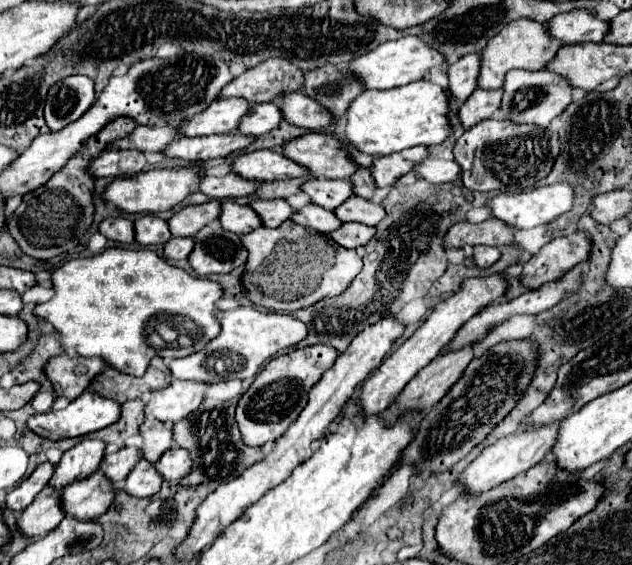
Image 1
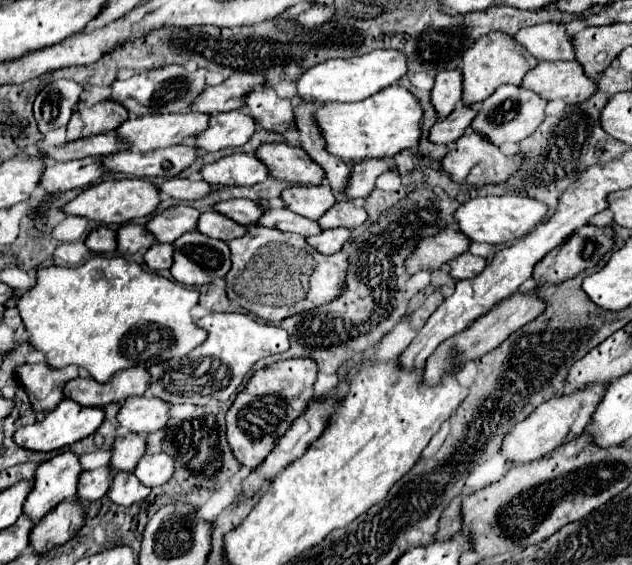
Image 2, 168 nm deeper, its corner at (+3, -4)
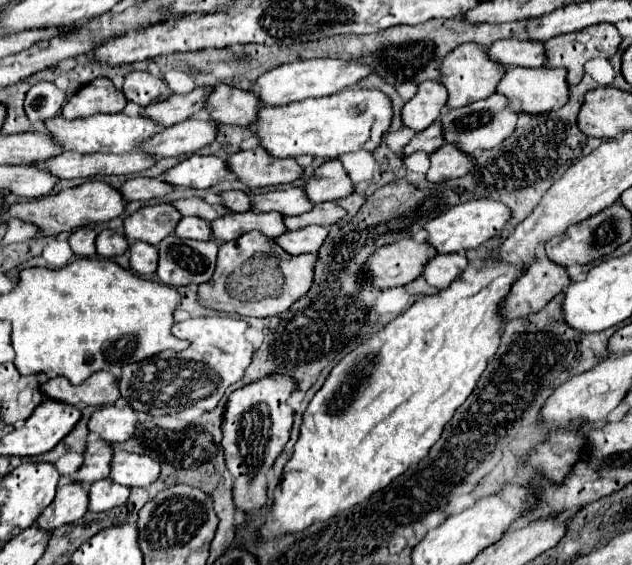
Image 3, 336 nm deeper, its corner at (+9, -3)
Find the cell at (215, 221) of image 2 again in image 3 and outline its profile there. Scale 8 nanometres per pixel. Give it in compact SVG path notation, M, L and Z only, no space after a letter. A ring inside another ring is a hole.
M181 217L173 233L183 239L197 239L197 241L213 239L209 235L209 223L203 219L197 219L197 217Z

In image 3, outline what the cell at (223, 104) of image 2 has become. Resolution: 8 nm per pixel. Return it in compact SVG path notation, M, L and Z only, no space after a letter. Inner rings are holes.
M201 87L185 95L169 95L163 101L143 107L141 115L149 117L161 127L169 127L169 125L185 121L191 113L197 113L199 109L203 109L207 95L209 95L209 89L201 89Z

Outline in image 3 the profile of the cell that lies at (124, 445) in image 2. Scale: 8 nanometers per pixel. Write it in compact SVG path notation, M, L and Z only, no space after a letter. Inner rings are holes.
M89 441L83 453L83 465L75 471L73 481L75 483L95 483L99 479L107 479L111 457L113 457L113 451L109 443Z

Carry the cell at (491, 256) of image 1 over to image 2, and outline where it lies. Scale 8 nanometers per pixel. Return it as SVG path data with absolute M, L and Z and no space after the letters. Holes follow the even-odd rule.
M463 252L463 254L457 256L455 260L451 260L451 264L449 264L451 276L457 278L457 280L473 278L473 276L481 274L485 266L487 266L487 260L481 258L481 256L473 256L471 252Z

